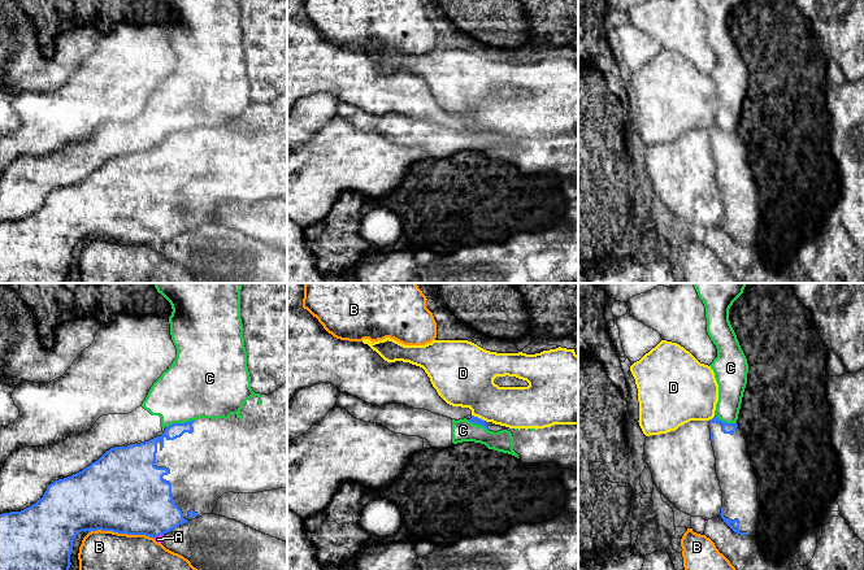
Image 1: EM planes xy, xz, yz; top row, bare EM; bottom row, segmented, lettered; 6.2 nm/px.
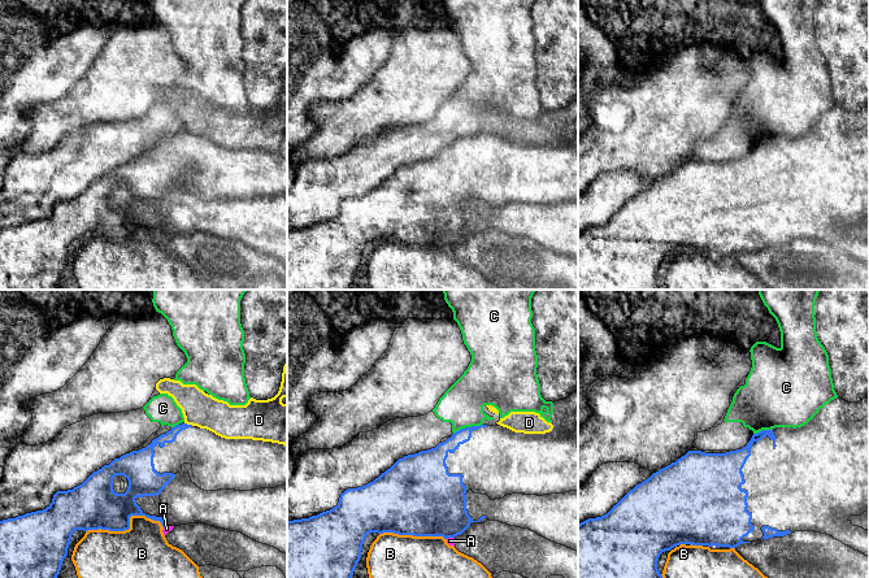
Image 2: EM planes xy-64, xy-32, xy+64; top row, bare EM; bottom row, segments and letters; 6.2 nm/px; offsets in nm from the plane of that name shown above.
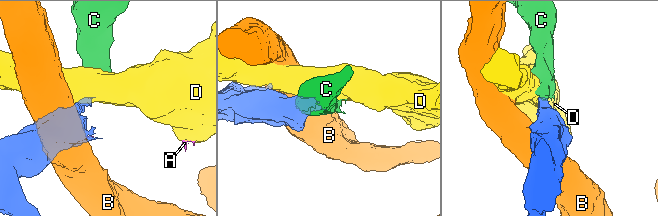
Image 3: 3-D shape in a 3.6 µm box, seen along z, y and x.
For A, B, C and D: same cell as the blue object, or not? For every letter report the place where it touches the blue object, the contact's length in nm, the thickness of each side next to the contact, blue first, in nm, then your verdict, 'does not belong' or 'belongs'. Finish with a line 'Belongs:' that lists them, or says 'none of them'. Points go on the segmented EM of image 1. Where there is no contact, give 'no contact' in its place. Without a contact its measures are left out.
A: xy (157, 535) | 70 nm | 420/40 nm | does not belong
B: xy (121, 532) | 400 nm | 500/240 nm | does not belong
C: xy (179, 423) | 180 nm | 110/400 nm | does not belong
D: xz (477, 417) | 90 nm | 50/340 nm | does not belong
Belongs: none of them

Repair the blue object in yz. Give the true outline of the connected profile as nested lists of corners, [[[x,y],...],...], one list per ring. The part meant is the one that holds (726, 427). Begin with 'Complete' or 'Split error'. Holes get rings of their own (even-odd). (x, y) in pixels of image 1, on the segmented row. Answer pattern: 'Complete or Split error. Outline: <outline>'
Split error. Outline: [[[709,419],[716,474],[722,491],[721,518],[737,534],[757,541],[760,504],[757,478],[751,466],[743,431],[737,423]]]

